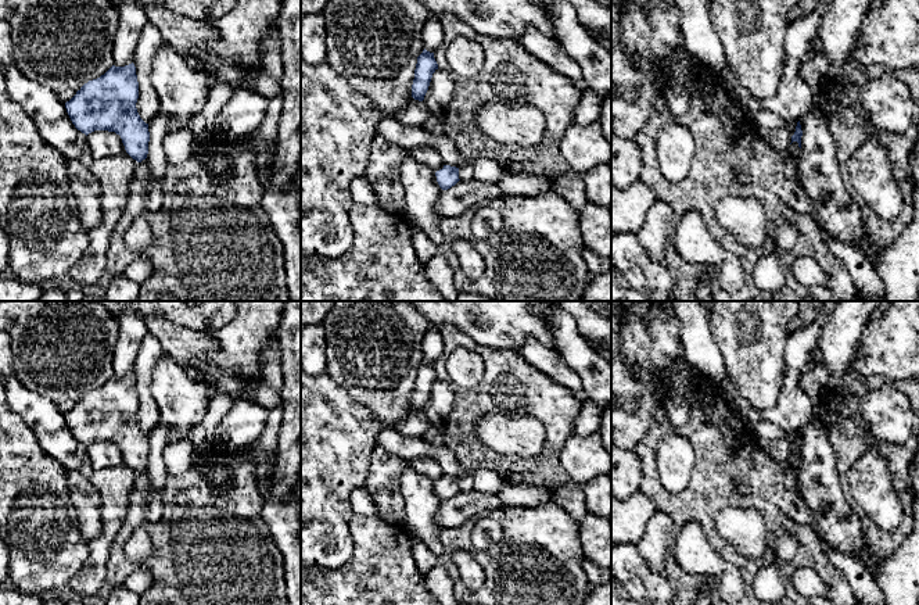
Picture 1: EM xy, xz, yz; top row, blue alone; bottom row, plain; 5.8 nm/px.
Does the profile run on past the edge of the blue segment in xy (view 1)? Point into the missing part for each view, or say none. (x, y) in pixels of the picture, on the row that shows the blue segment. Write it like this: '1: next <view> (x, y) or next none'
1: next none

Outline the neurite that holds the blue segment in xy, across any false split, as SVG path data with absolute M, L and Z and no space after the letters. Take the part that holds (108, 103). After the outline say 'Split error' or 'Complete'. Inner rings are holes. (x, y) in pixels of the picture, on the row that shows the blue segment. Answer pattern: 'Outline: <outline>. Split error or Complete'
Outline: M134 64L112 65L104 75L85 83L65 103L78 130L86 136L94 130L115 132L126 153L141 162L148 154L150 132L136 108L139 82Z. Complete

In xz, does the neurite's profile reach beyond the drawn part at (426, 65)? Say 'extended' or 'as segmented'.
as segmented

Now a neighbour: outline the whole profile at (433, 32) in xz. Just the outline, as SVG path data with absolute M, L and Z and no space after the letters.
M438 18L426 22L421 31L424 49L434 53L444 43L444 28Z

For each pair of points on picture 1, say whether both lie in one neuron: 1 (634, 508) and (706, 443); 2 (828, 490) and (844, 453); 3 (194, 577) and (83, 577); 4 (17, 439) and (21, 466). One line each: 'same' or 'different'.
1: different
2: different
3: different
4: same

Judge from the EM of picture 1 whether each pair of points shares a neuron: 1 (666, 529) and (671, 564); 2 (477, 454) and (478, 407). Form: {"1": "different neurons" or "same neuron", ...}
{"1": "different neurons", "2": "same neuron"}

